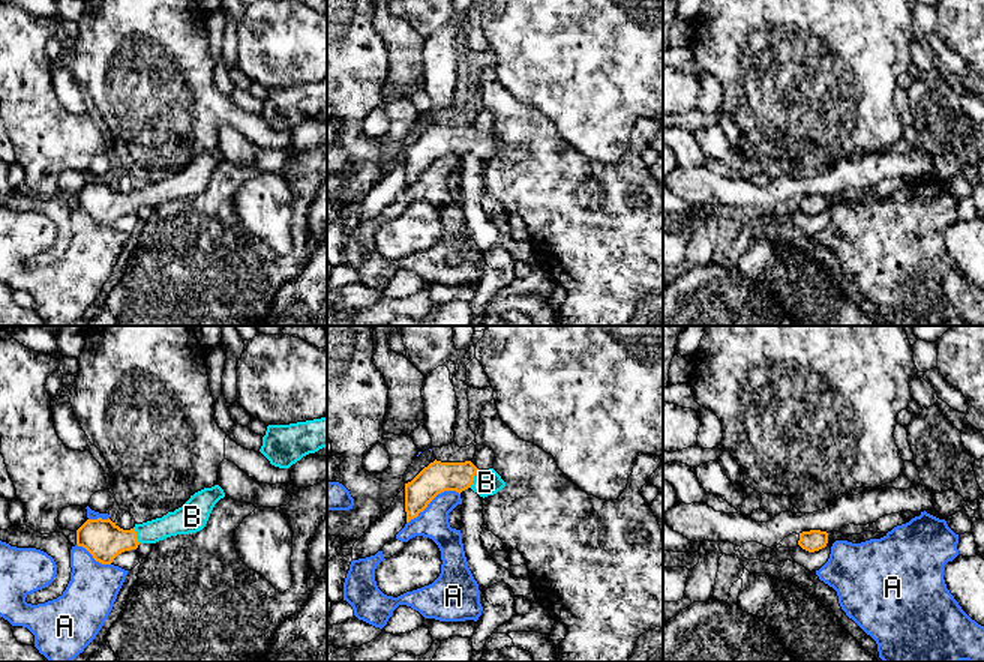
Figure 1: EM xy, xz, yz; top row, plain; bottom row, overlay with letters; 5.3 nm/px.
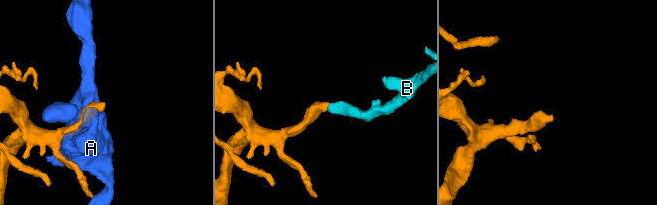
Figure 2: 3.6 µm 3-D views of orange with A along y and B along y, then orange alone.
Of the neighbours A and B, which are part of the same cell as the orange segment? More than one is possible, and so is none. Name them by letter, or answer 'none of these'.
B

